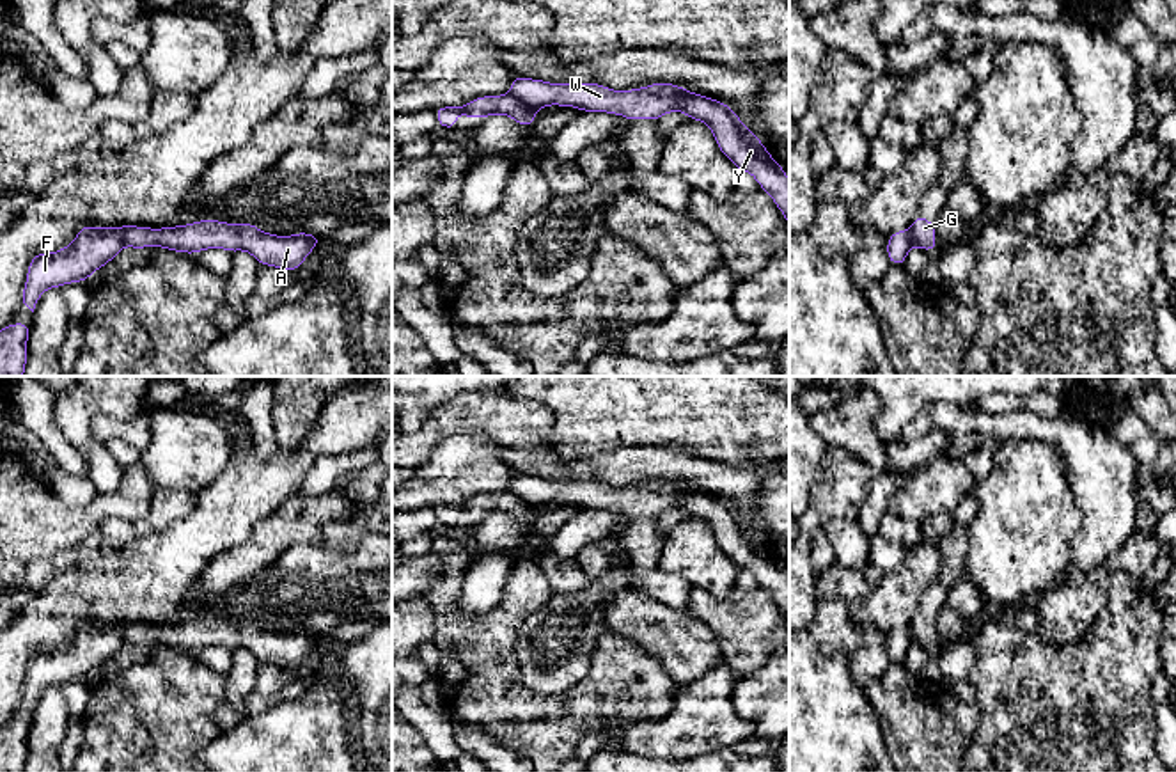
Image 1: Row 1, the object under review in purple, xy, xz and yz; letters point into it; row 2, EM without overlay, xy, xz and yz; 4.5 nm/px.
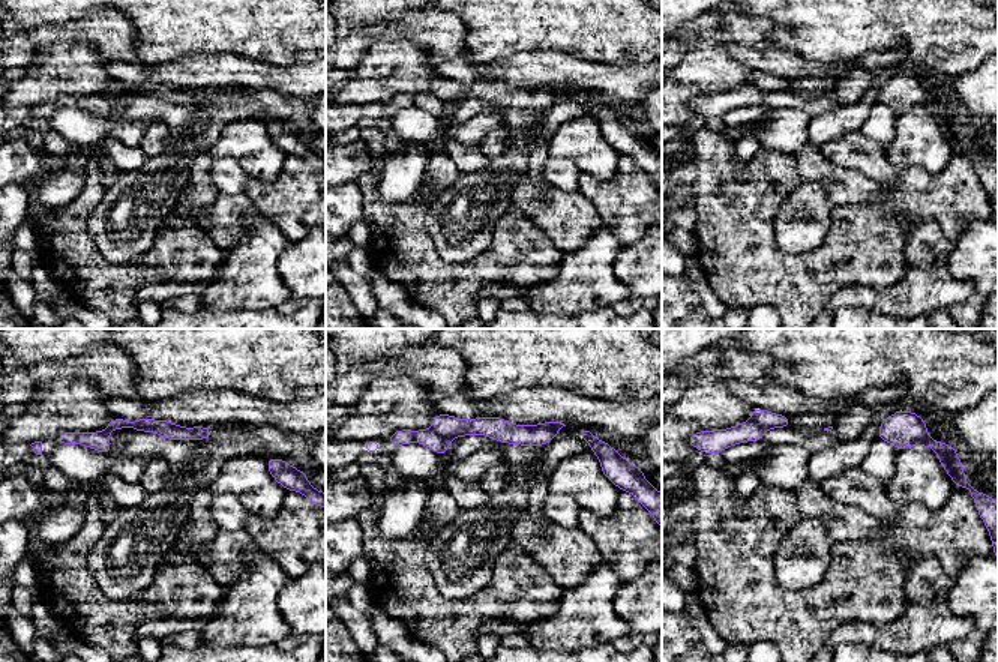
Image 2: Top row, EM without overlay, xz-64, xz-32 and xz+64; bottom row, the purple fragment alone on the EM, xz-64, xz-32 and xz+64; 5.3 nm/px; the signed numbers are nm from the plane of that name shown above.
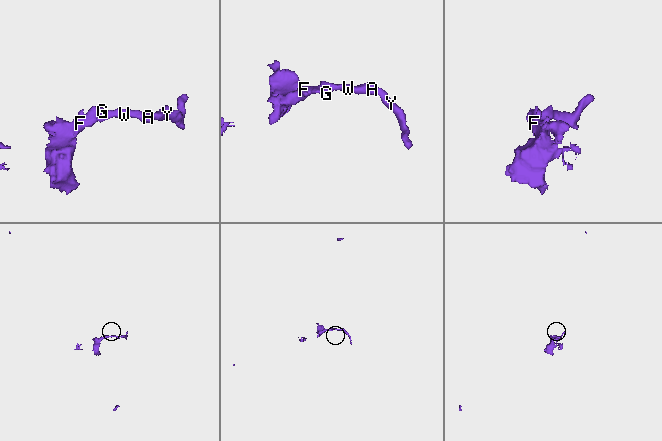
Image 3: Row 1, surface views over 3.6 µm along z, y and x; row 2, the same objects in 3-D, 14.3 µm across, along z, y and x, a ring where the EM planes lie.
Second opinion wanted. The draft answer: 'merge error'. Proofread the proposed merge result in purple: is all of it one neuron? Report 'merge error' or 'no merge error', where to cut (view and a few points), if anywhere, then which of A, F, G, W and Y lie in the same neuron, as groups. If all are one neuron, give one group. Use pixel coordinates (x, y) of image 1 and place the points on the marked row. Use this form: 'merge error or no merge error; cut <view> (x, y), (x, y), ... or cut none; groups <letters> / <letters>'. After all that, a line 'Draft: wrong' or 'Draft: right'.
merge error; cut xz (509, 93), (534, 110); groups A W Y / F G
Draft: right

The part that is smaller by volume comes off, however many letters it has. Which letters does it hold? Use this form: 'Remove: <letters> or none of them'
Remove: A, W, Y

